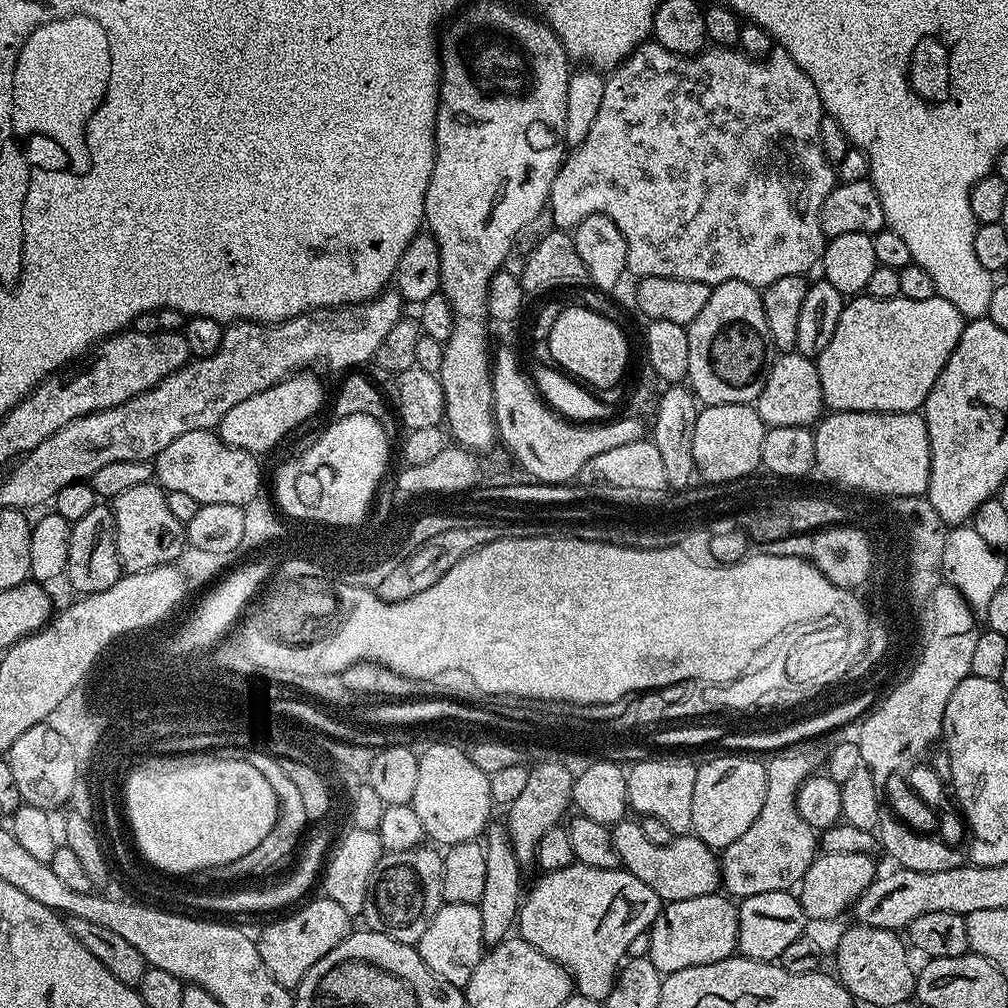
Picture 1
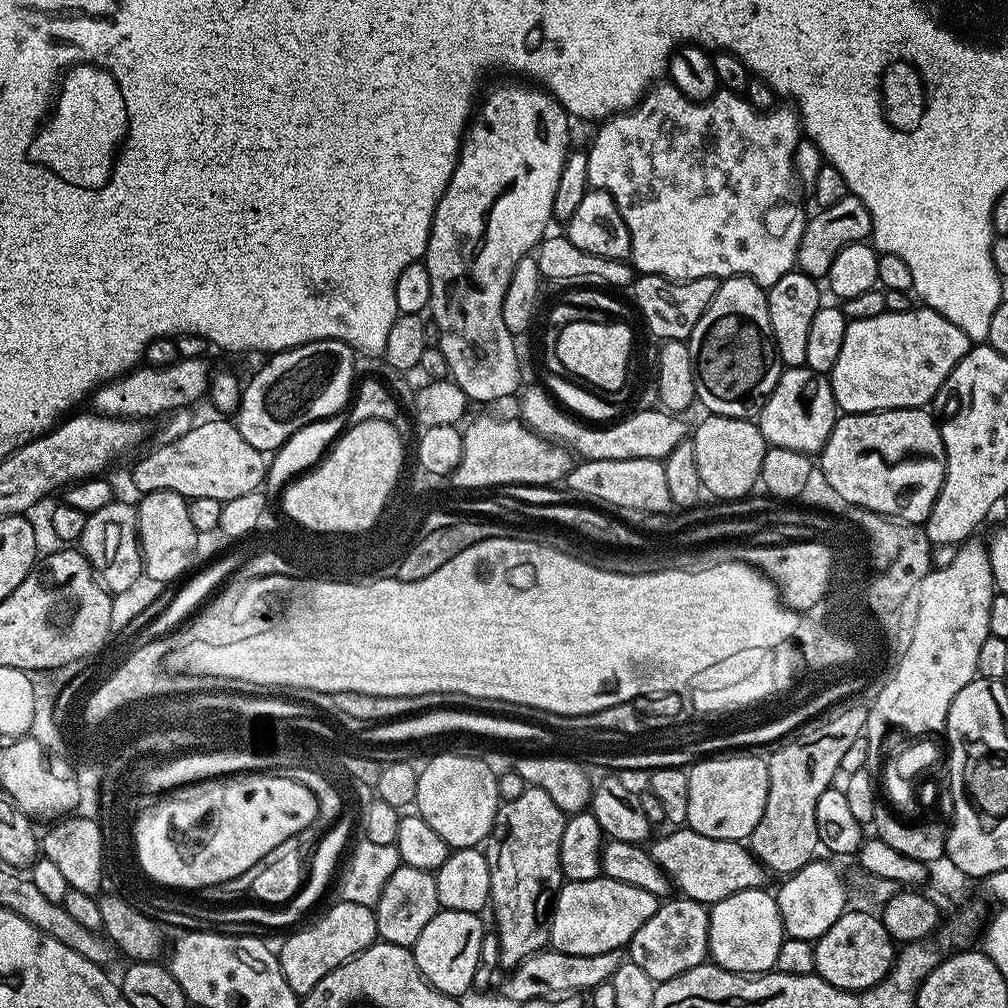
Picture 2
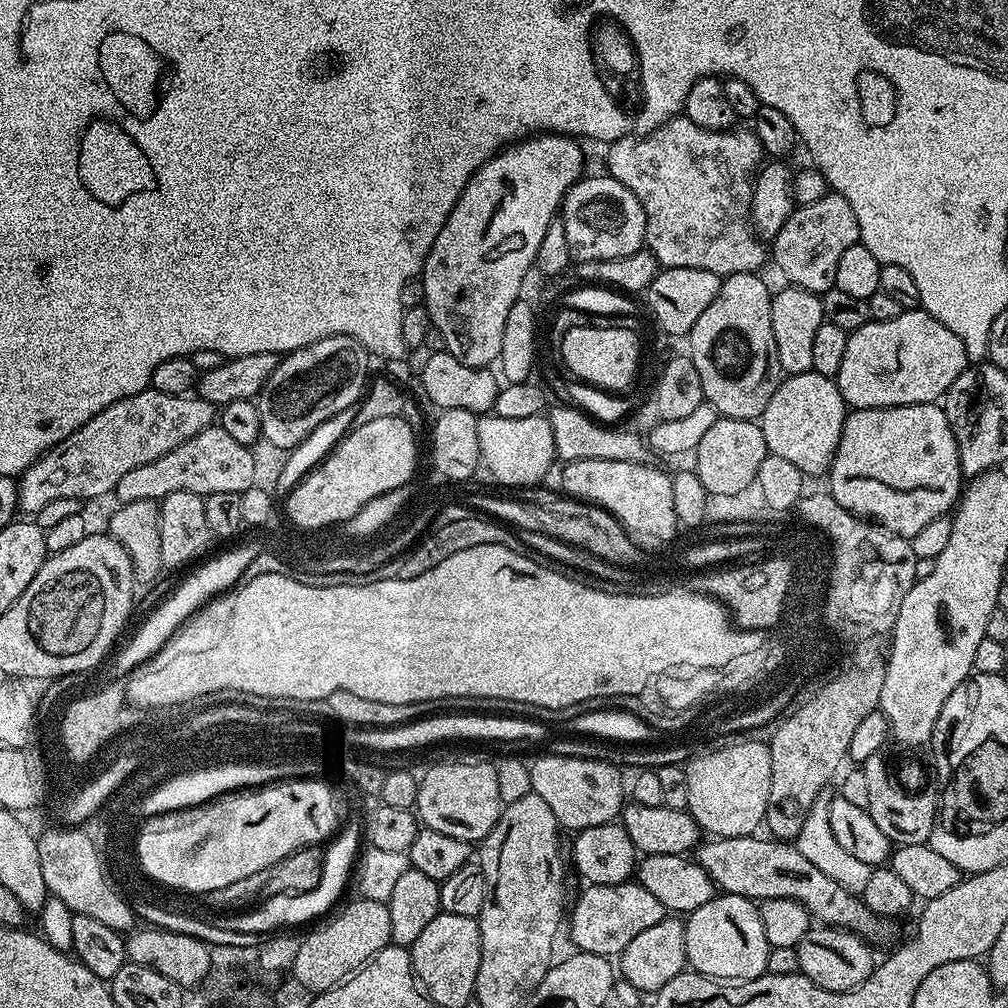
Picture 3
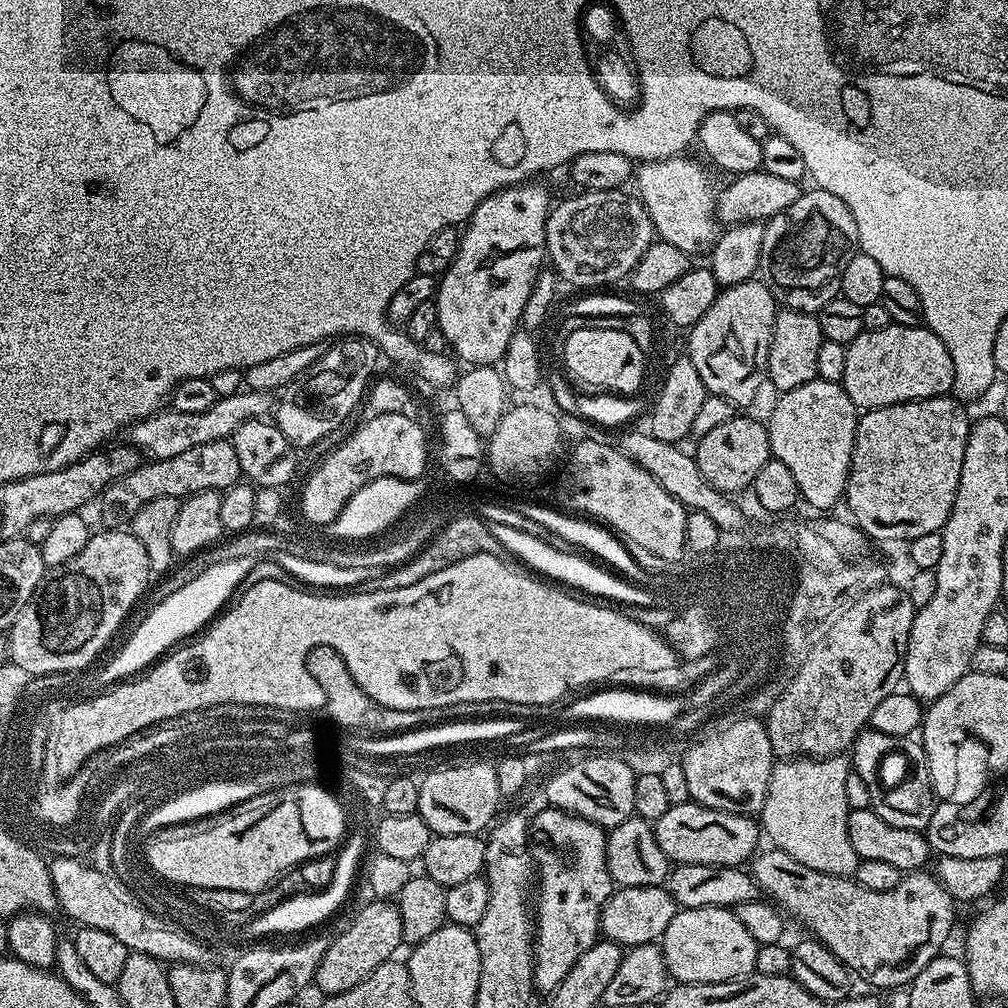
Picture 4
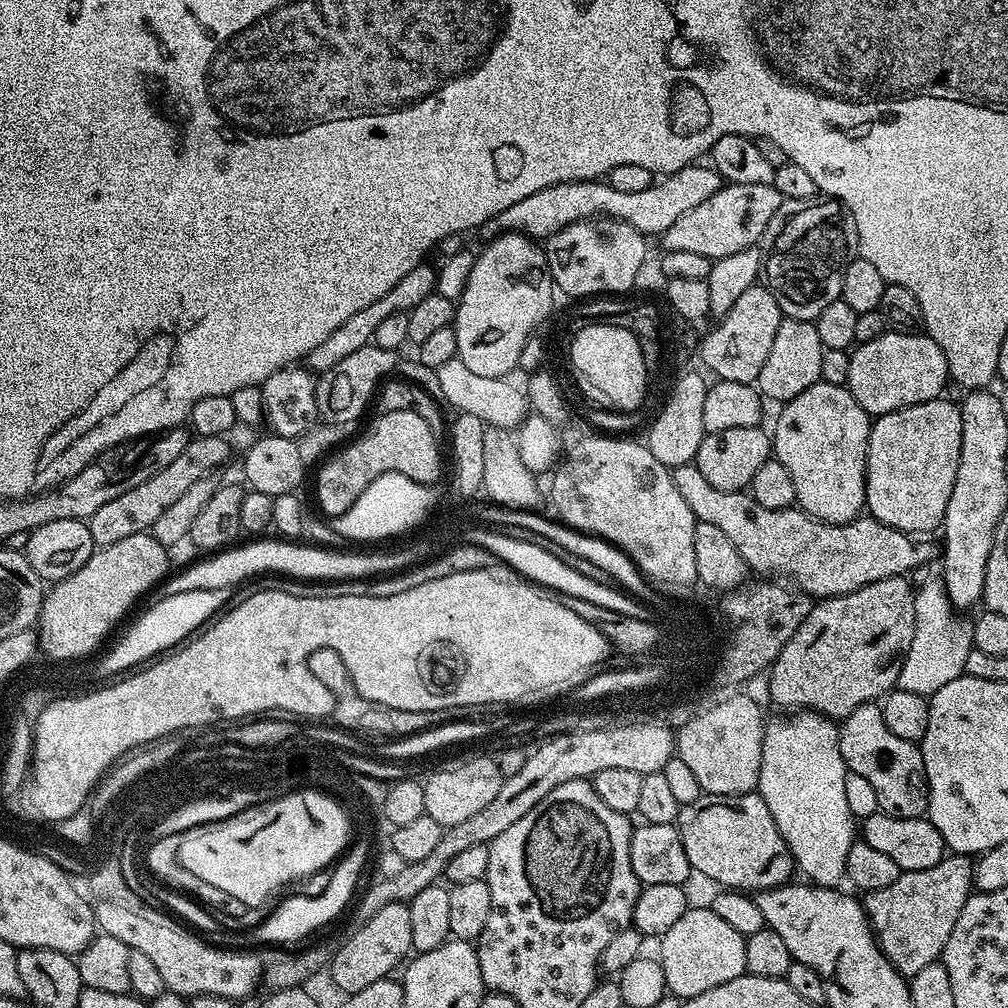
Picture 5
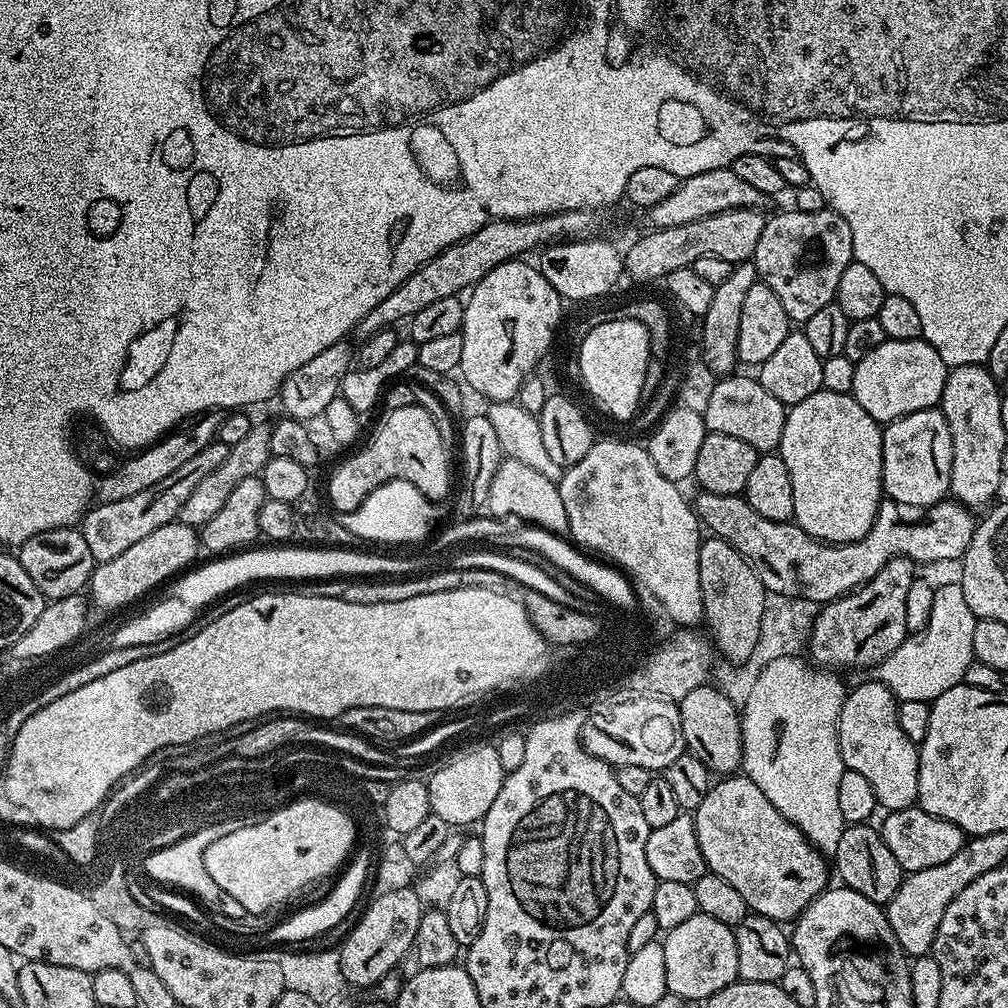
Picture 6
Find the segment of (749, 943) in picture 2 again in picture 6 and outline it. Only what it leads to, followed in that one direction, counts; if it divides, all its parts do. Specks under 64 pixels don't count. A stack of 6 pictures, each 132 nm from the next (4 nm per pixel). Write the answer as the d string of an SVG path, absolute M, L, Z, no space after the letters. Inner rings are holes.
M697 914L686 922L667 929L662 943L666 960L666 986L668 991L689 1002L703 1002L718 990L736 983L738 979L738 946L736 933L729 925Z

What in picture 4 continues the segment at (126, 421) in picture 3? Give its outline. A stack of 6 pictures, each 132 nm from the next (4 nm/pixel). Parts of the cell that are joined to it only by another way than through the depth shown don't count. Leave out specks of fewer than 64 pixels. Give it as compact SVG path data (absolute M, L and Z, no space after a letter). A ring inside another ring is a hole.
M241 390L230 397L219 397L214 402L214 406L210 406L201 412L173 412L171 410L161 410L150 414L144 420L138 420L135 424L127 429L127 443L131 447L140 449L145 457L152 460L165 460L166 458L174 458L178 454L182 454L185 450L190 450L194 446L206 446L206 442L214 442L215 440L226 440L231 438L234 430L238 430L238 426L247 420L258 420L267 417L274 408L274 396L270 392L253 392L251 390Z

